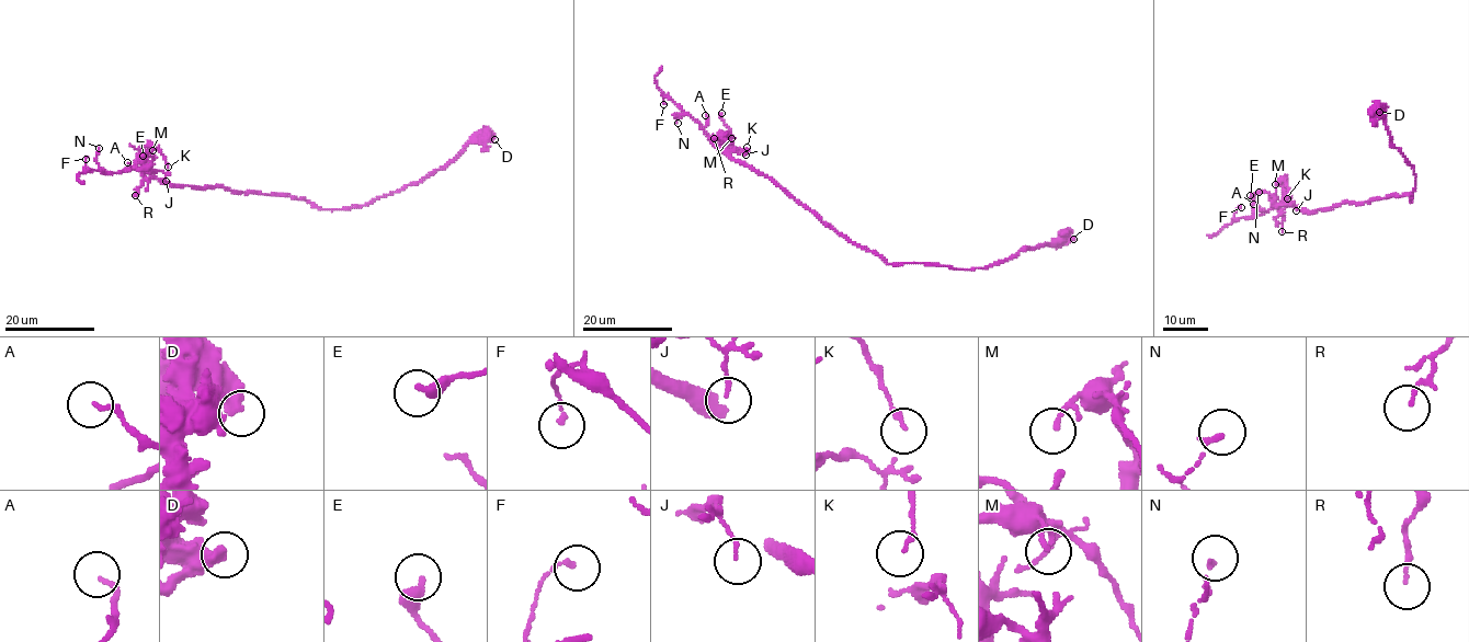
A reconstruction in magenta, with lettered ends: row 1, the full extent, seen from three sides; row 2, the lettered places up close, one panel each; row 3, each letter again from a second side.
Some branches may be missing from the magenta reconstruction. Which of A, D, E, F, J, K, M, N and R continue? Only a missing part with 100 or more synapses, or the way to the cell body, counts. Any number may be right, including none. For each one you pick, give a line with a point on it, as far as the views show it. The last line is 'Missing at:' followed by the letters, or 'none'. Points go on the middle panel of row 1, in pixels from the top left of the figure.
Missing at: none

